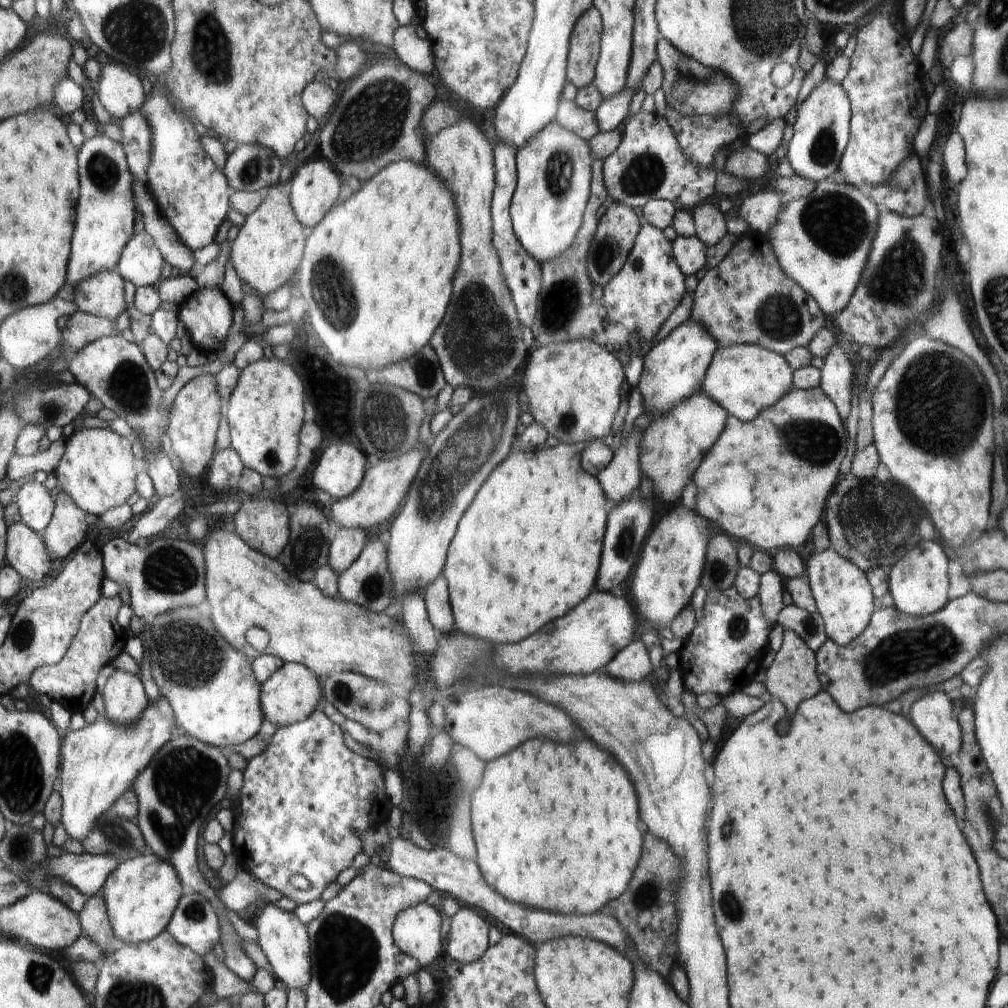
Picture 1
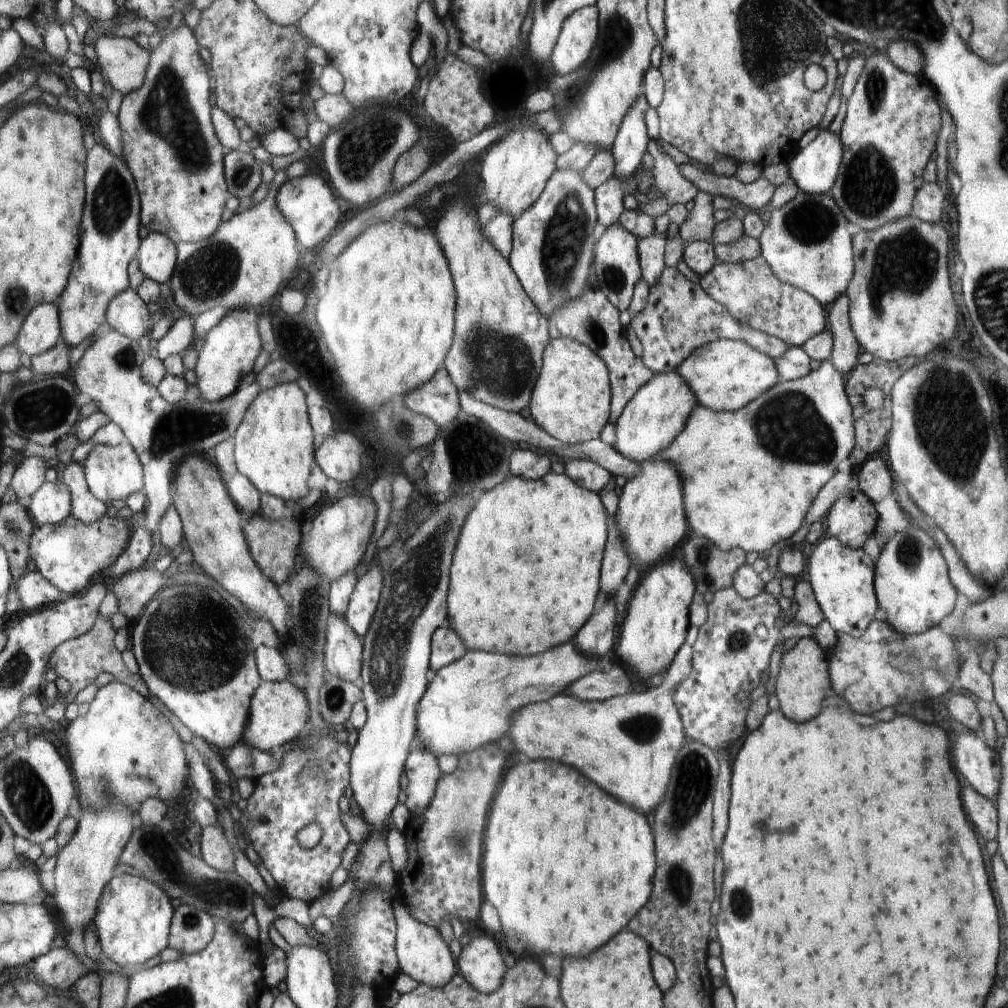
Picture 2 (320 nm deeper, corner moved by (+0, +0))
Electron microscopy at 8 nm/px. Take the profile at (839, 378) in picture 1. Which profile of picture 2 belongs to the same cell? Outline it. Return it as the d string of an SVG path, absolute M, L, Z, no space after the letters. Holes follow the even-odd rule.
M842 294L830 304L830 332L833 336L831 358L836 370L847 375L858 364L858 354L862 348L851 325L851 300Z

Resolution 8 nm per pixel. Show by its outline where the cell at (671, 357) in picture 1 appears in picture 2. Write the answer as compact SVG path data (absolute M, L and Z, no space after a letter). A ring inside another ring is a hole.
M675 370L672 373L656 373L653 379L633 394L615 422L613 447L627 459L650 461L676 442L696 406L693 389Z

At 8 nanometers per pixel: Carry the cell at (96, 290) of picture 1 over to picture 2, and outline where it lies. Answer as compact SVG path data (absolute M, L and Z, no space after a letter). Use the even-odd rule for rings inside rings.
M134 289L121 292L109 303L107 321L112 329L139 342L163 315L160 308L152 313L146 305Z

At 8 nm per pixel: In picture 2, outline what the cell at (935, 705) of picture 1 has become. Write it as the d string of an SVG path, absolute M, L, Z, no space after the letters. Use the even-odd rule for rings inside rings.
M957 733L954 742L954 764L958 764L958 772L972 784L980 796L995 804L1002 780L998 751L986 745L983 738Z

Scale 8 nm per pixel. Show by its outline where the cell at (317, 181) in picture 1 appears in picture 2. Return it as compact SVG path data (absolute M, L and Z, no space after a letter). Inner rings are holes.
M304 175L301 177L288 178L275 194L278 210L294 229L298 237L298 244L301 244L305 251L316 251L326 238L330 238L338 226L340 220L340 206L320 176Z

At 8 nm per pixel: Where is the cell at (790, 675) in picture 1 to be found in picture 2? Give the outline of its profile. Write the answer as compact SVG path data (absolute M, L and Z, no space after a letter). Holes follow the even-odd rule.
M802 637L798 644L781 656L780 672L776 681L775 694L779 710L790 720L806 722L820 714L824 696L830 690L830 668L828 654L809 637Z

